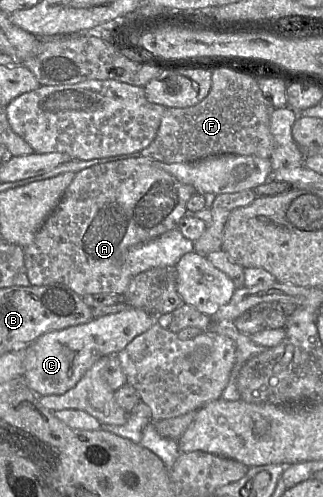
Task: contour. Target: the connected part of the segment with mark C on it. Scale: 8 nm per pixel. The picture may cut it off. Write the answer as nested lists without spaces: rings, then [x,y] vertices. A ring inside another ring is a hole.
[[[130,306],[122,312],[97,317],[86,324],[44,334],[25,349],[23,378],[39,397],[62,395],[74,388],[97,360],[116,356],[155,323],[157,316]]]

